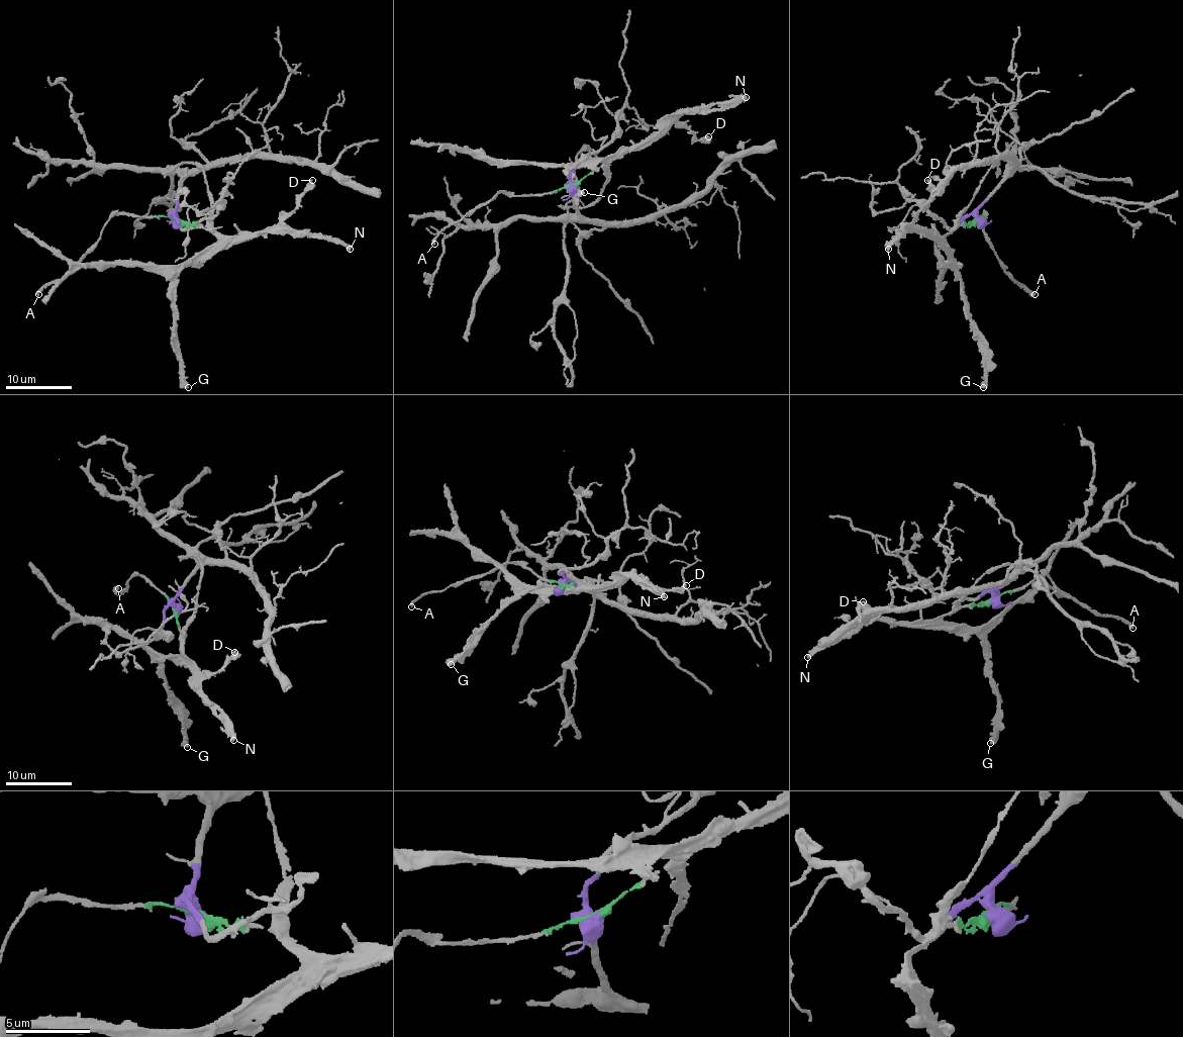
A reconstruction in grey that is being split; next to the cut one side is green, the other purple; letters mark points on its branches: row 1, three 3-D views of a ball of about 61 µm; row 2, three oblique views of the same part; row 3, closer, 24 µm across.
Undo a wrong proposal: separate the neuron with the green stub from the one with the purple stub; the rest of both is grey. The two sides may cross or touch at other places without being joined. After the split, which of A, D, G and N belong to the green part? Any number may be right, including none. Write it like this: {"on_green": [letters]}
{"on_green": ["A", "D", "G", "N"]}

